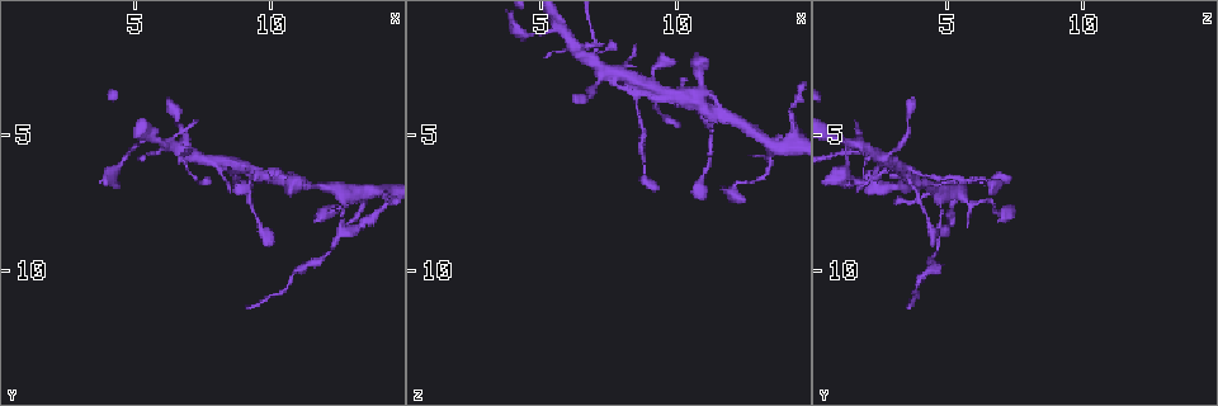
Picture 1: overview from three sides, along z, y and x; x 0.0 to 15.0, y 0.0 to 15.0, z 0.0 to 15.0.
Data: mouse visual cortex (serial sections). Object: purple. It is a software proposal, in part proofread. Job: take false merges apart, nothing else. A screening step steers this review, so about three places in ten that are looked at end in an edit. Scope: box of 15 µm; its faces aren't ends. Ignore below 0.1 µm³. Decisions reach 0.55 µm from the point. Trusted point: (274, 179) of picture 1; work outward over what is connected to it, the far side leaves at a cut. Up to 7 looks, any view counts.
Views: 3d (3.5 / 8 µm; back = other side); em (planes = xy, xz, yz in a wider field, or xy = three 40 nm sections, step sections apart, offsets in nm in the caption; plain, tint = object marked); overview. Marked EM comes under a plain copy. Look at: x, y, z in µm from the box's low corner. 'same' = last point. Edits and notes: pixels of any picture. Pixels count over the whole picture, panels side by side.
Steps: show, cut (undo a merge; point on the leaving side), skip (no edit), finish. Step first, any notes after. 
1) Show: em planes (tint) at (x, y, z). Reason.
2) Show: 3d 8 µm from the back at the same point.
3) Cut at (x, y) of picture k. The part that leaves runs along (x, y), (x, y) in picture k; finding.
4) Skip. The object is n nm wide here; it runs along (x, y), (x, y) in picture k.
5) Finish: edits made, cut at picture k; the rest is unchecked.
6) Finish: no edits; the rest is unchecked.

Show: 3d 3.5 µm at (11.3, 6.8, 4.3). Arms part here.

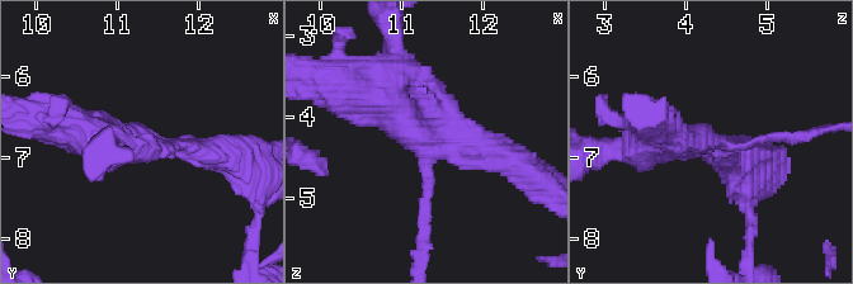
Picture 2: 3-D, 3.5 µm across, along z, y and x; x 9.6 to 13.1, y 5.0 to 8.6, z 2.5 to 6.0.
Skip. It runs along (361, 90), (430, 138), (512, 161) in picture 2; one cell here.

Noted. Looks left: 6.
Show: 3d 8 µm from the back at (13.6, 7.2, 5.4). A fork.

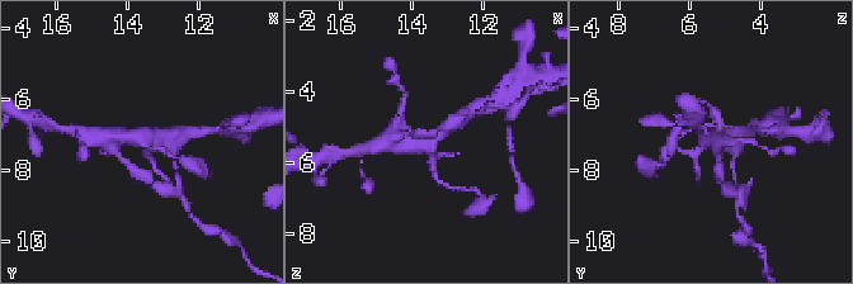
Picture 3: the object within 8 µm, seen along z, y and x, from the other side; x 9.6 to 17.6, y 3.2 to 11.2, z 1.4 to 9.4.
Show: 3d 3.5 µm at (13.6, 7.1, 5.5).

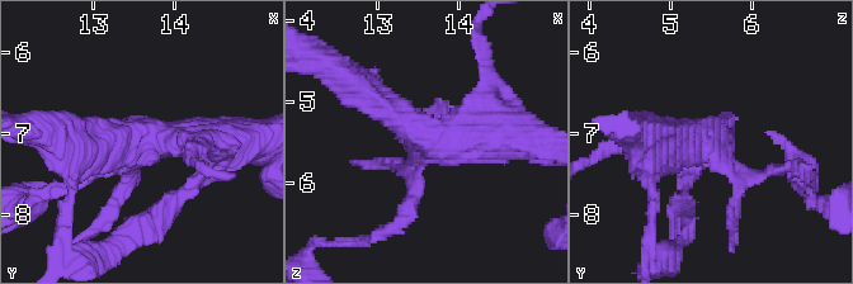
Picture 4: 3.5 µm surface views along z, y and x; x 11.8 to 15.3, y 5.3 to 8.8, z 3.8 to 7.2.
Skip. It runs along (349, 76), (423, 138), (496, 122) in picture 4; all the same cell.

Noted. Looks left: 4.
Show: 3d 3.5 µm at (12.2, 9.2, 4.6). Thin neck.

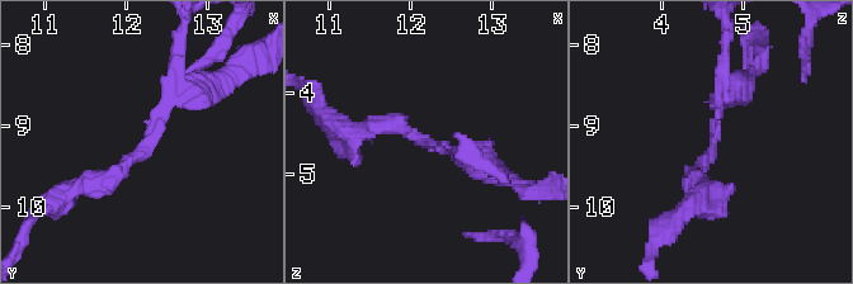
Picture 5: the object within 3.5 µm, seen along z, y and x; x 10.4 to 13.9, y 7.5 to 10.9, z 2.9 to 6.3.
Cut at (126, 164) of picture 5. The arms are 200, 250 nm wide; the part that leaves runs along (155, 133), (108, 180), (61, 199) in picture 5; two cells meet here.

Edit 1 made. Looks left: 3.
Finish: edits made, cut at picture 5; the rest is unchecked.

